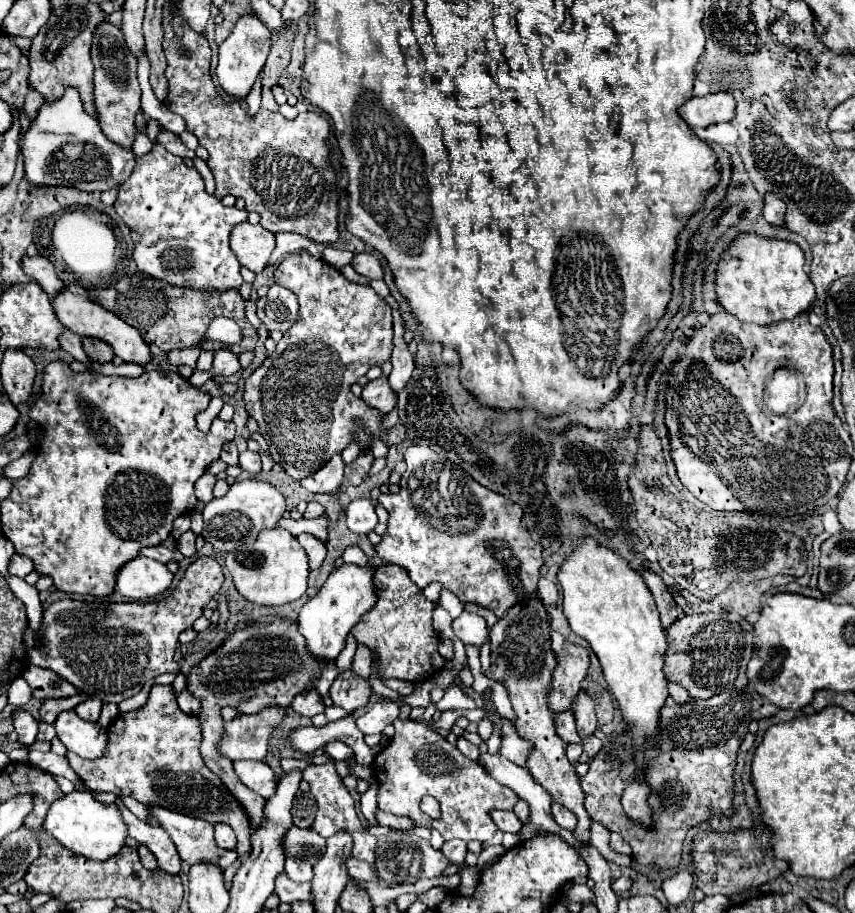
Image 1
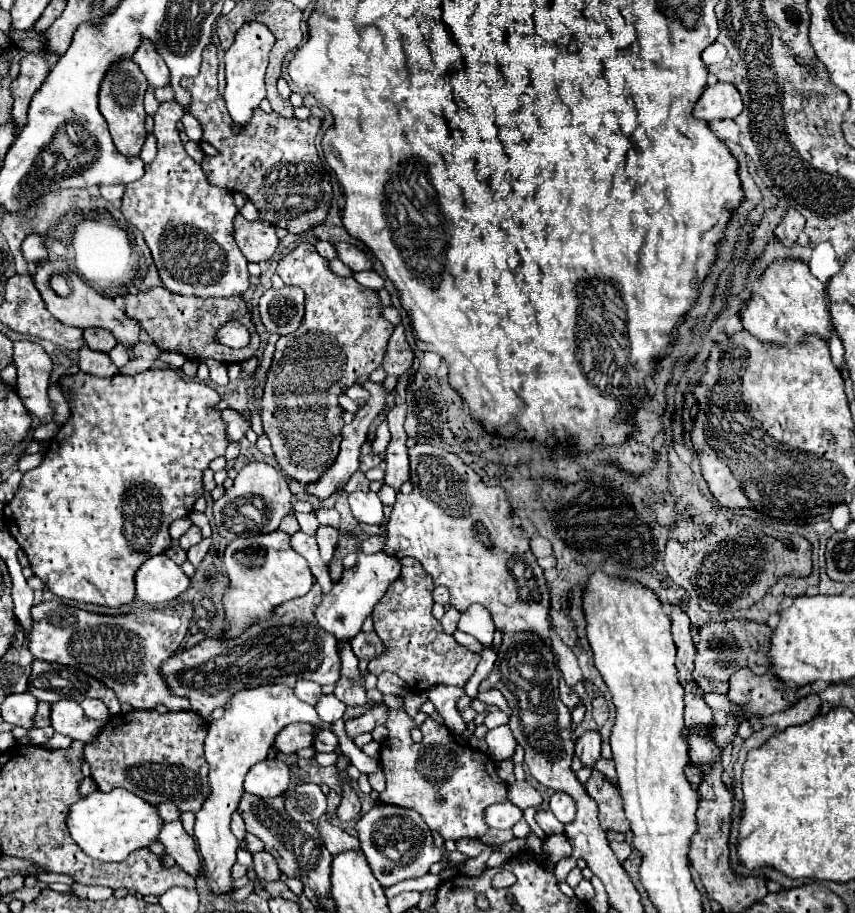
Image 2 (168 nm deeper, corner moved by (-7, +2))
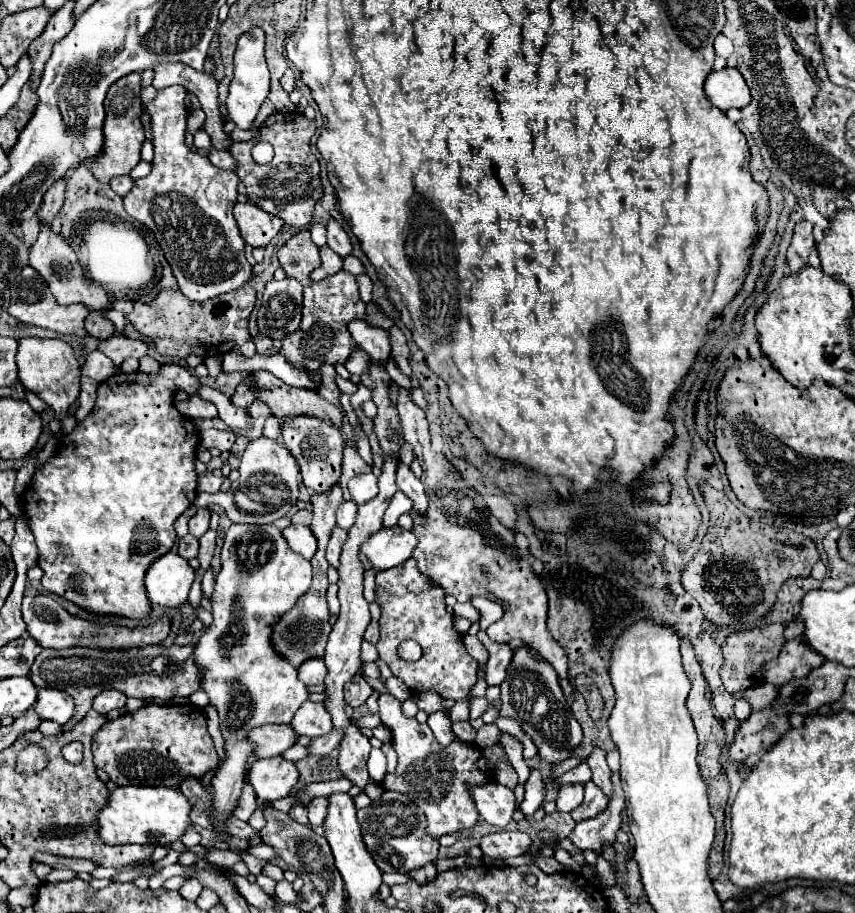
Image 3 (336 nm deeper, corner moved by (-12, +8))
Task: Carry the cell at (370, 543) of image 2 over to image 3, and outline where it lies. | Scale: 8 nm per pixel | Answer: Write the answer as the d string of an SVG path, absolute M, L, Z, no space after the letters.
M395 492L395 496L391 498L389 502L389 508L385 510L385 520L383 524L385 526L395 526L397 524L397 518L403 514L403 512L409 512L411 510L411 500L407 496L403 496L403 492Z

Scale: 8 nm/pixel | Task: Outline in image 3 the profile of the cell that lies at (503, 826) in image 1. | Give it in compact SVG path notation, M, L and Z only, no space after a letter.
M489 780L481 786L469 786L469 792L479 810L479 816L487 824L505 828L511 822L511 816L515 812L515 794L511 788Z

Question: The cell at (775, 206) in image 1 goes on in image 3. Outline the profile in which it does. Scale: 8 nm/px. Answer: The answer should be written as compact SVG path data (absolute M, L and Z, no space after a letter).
M803 220L801 224L795 226L795 234L793 234L791 246L787 250L791 274L797 274L801 268L805 268L809 264L809 254L811 254L813 248L815 248L813 226L807 220Z

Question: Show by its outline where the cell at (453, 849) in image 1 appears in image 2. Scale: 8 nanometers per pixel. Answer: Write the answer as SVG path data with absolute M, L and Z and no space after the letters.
M462 838L456 842L456 850L466 854L468 858L474 858L484 850L484 844L480 840L474 840L474 838Z

